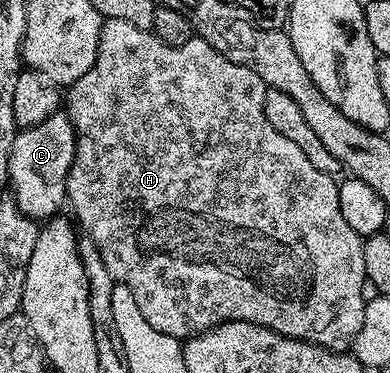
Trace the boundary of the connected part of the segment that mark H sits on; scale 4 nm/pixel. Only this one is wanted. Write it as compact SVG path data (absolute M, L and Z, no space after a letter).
M105 18L96 63L92 63L88 75L76 79L76 83L69 86L64 97L64 112L76 137L76 151L66 180L66 200L69 208L74 208L73 216L81 232L90 237L99 249L114 282L132 291L132 299L136 299L140 315L144 315L156 331L185 339L195 333L205 333L226 321L247 321L268 327L285 337L325 349L346 351L351 348L354 336L364 323L366 301L361 295L361 287L366 280L364 238L348 227L344 214L340 212L339 182L331 174L320 171L320 167L312 167L308 155L268 123L268 115L264 115L267 88L250 66L228 59L204 40L192 39L183 45L166 45L151 30L132 27L132 23L124 23L124 19Z

